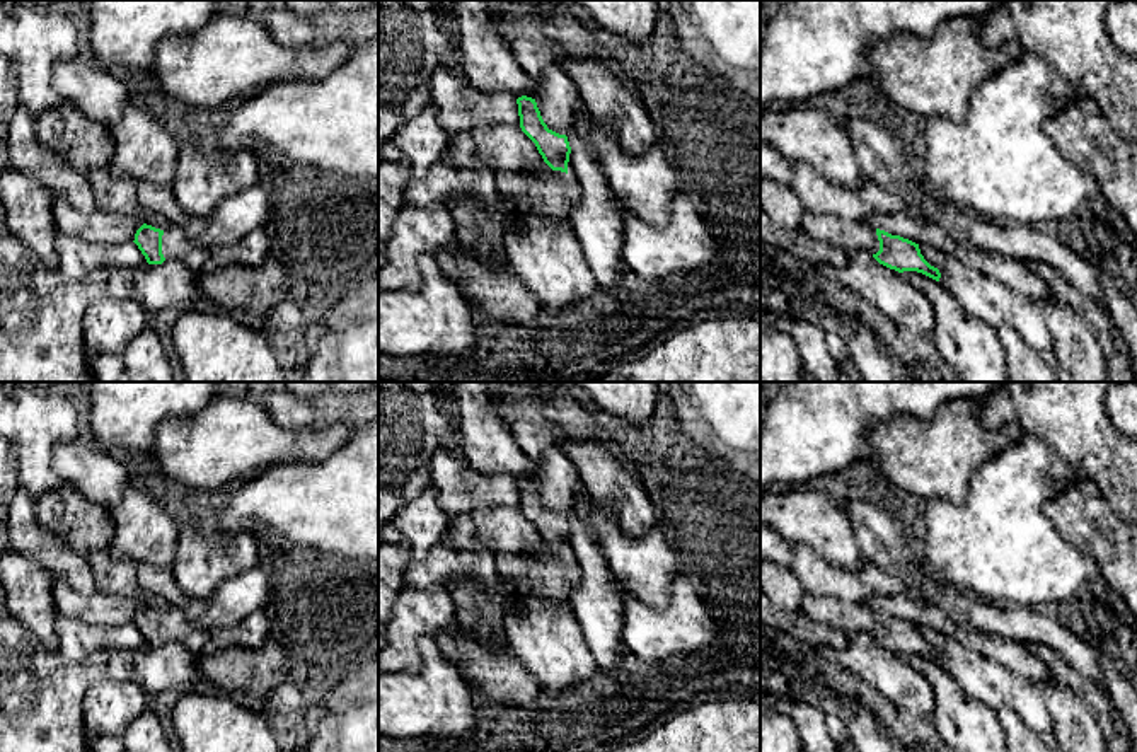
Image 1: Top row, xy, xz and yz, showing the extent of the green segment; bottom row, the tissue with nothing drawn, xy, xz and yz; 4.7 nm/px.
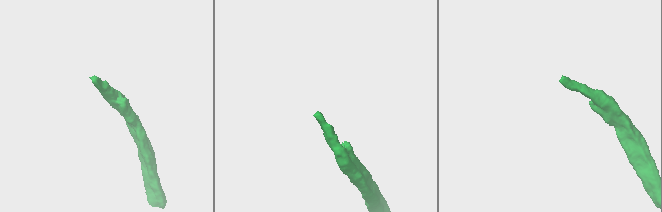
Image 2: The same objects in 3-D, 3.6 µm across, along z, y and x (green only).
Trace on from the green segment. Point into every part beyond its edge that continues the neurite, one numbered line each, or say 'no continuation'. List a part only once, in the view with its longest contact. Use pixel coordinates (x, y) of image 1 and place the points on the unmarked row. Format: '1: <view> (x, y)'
1: xz (558, 481)

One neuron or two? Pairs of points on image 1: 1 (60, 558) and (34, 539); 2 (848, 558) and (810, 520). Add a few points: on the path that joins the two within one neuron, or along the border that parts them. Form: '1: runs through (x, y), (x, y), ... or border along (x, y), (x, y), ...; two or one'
1: runs through (53, 553), (41, 544); one
2: runs through (839, 549), (819, 529); one

